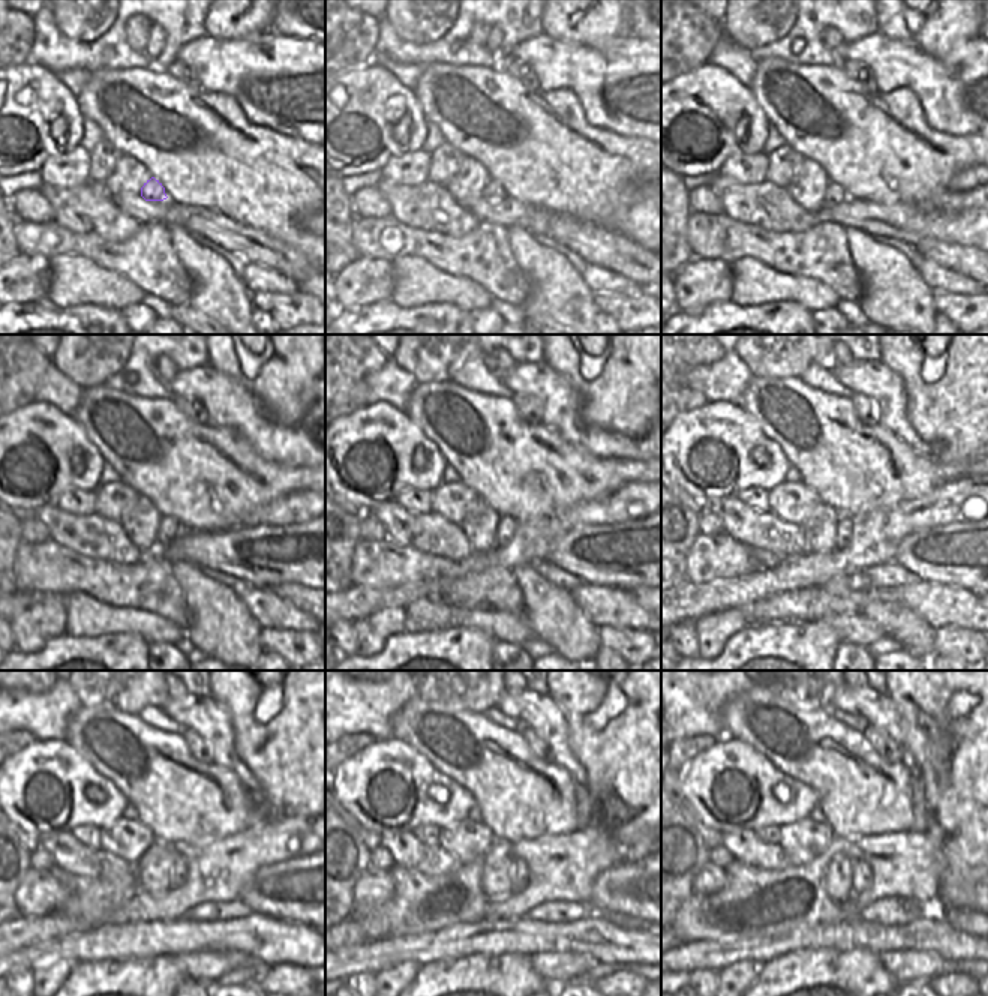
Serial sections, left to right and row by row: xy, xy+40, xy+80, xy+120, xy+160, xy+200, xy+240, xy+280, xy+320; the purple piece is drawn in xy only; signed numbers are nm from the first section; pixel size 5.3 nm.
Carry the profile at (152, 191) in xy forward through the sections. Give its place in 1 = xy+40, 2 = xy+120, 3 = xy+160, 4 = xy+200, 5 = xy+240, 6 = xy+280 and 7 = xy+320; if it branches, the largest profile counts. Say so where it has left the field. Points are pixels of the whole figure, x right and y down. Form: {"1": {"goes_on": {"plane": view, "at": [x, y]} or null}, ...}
{"1": {"goes_on": {"plane": "xy+40", "at": [494, 192]}}, "2": {"goes_on": {"plane": "xy+120", "at": [168, 527]}}, "3": {"goes_on": {"plane": "xy+160", "at": [505, 525]}}, "4": {"goes_on": {"plane": "xy+200", "at": [844, 524]}}, "5": {"goes_on": {"plane": "xy+240", "at": [179, 869]}}, "6": {"goes_on": {"plane": "xy+280", "at": [519, 875]}}, "7": {"goes_on": {"plane": "xy+320", "at": [861, 873]}}}

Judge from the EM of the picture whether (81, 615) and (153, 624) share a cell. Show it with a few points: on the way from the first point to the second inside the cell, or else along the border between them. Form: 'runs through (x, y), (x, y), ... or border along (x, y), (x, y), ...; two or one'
runs through (99, 618), (135, 621); one

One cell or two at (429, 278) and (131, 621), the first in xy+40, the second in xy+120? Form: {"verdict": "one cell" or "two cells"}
{"verdict": "one cell"}

